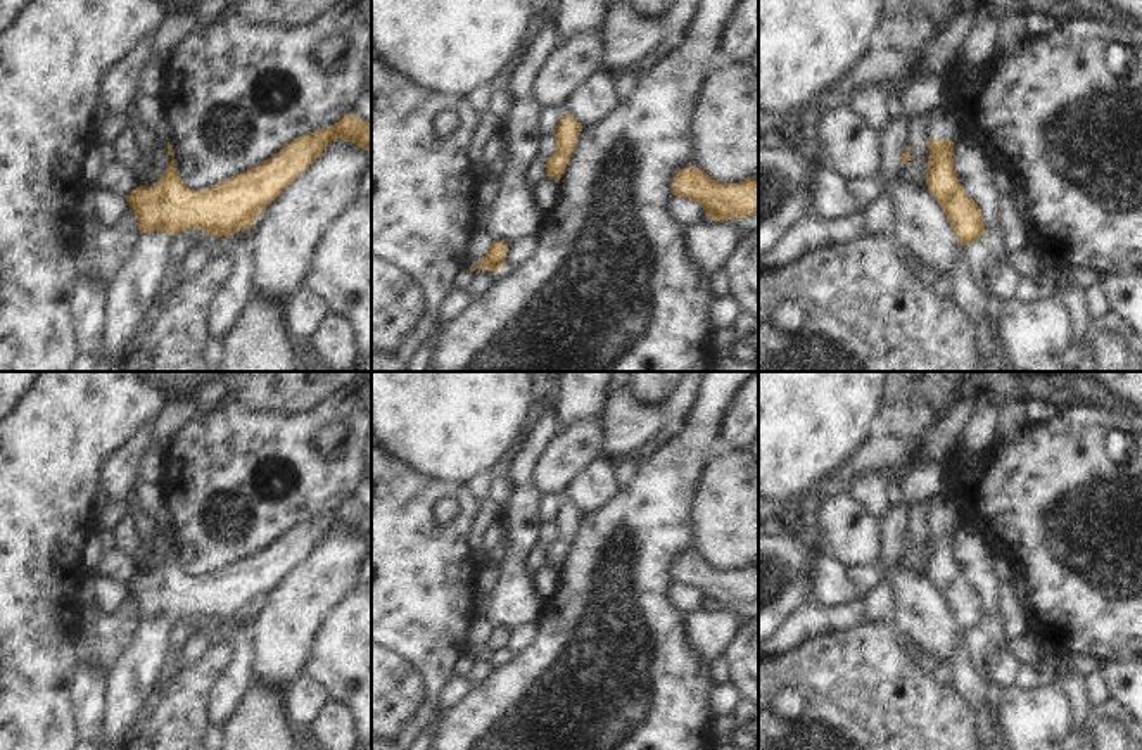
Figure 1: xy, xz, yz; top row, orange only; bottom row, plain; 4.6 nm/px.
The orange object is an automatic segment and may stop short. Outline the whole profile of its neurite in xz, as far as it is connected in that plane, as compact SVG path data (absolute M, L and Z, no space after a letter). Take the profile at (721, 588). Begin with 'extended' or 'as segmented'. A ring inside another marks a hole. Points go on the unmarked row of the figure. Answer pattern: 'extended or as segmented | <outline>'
as segmented | M696 553L679 556L672 581L698 589L715 608L746 605L758 600L758 565L719 570Z

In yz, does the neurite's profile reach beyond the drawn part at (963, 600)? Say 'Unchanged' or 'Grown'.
Grown.

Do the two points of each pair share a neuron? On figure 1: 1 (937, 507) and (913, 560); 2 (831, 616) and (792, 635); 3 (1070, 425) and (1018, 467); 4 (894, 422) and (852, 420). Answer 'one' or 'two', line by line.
1: two
2: one
3: one
4: two

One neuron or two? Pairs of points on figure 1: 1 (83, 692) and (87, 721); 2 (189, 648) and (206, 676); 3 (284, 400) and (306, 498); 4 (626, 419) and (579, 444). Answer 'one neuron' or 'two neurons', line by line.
1: one neuron
2: two neurons
3: two neurons
4: two neurons

